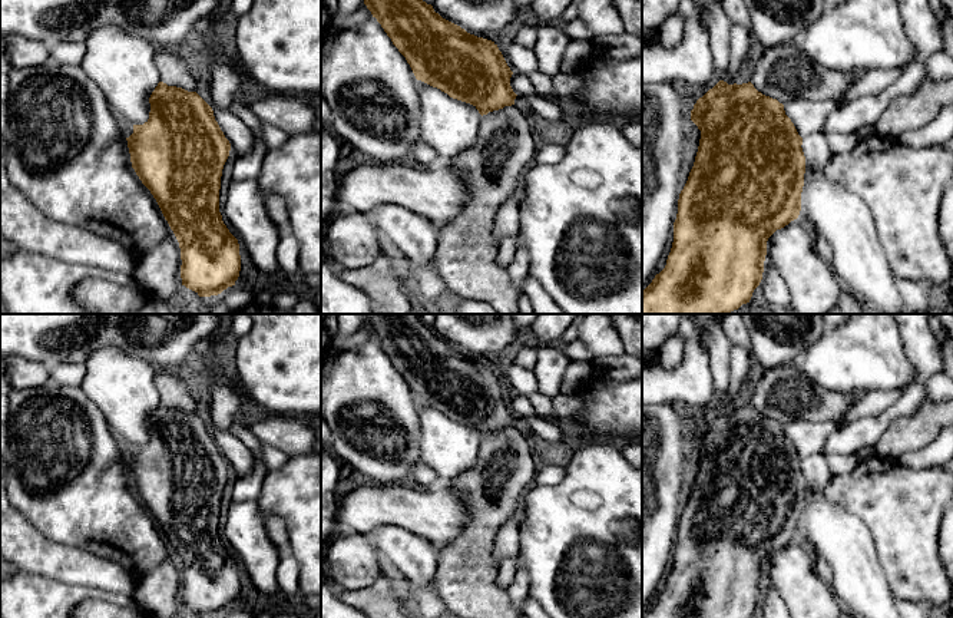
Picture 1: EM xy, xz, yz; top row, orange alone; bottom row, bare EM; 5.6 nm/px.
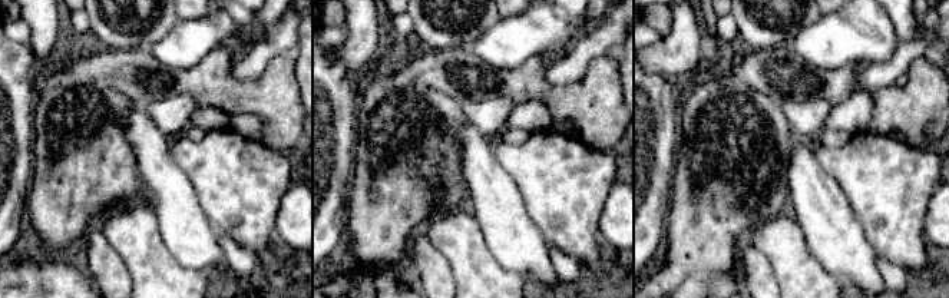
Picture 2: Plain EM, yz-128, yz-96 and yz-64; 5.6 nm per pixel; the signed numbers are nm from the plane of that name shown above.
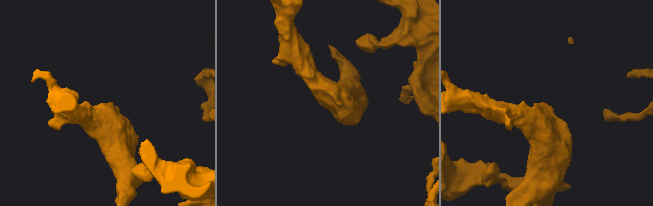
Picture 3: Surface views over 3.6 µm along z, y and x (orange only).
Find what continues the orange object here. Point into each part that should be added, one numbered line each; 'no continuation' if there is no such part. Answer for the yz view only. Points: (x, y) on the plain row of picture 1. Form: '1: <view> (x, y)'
1: yz (784, 393)

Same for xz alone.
1: xz (466, 580)

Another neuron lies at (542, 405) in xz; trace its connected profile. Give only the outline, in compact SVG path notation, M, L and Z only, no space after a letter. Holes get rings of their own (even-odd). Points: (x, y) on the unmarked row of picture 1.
M540 391L533 394L525 394L529 401L532 403L532 407L535 410L535 414L555 423L556 422L556 413L552 407L552 399L547 396L543 396Z

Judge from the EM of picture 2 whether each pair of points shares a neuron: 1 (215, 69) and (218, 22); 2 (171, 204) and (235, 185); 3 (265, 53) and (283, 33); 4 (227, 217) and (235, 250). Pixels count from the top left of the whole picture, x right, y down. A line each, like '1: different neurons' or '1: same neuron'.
1: different neurons
2: different neurons
3: same neuron
4: different neurons

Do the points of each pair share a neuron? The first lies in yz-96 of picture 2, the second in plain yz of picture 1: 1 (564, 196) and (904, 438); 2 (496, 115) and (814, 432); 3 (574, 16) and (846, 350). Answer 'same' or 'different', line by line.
1: different
2: same
3: different

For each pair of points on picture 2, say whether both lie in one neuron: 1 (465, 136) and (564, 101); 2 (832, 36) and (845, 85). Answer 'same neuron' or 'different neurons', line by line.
1: different neurons
2: different neurons

